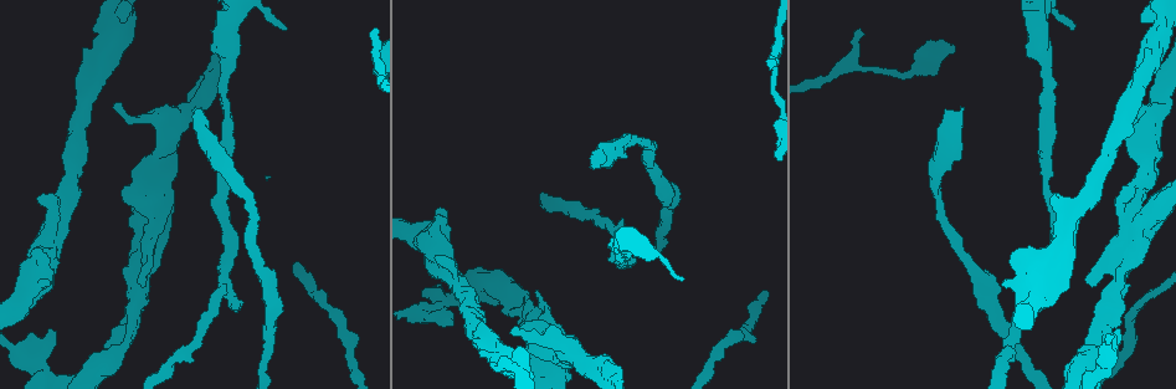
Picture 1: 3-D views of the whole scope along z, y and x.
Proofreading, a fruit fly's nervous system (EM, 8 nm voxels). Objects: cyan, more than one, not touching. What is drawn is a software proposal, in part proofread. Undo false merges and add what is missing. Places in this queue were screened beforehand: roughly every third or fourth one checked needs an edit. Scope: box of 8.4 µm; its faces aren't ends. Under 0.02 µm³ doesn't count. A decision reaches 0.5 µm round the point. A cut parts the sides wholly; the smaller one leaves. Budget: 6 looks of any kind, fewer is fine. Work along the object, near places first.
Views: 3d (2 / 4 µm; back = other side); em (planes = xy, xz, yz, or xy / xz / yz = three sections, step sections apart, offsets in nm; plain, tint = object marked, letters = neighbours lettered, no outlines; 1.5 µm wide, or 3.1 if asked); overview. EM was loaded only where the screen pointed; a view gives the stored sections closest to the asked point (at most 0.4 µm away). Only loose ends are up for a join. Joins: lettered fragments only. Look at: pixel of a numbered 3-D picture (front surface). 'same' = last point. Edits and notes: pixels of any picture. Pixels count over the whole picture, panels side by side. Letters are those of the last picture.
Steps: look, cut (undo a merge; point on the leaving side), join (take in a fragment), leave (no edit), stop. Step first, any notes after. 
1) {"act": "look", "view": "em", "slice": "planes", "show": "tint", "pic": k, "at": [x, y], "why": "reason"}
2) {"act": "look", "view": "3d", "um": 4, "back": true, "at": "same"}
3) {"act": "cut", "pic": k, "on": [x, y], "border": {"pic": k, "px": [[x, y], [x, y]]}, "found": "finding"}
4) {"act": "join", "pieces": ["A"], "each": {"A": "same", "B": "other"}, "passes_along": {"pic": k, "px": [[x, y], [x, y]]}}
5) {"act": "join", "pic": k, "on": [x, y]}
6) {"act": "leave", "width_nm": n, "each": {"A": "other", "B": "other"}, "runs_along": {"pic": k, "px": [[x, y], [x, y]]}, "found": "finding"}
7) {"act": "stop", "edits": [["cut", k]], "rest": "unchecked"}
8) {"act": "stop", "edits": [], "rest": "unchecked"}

{"act": "look", "view": "3d", "um": 4, "back": true, "pic": 1, "at": [442, 210], "why": "thick end"}

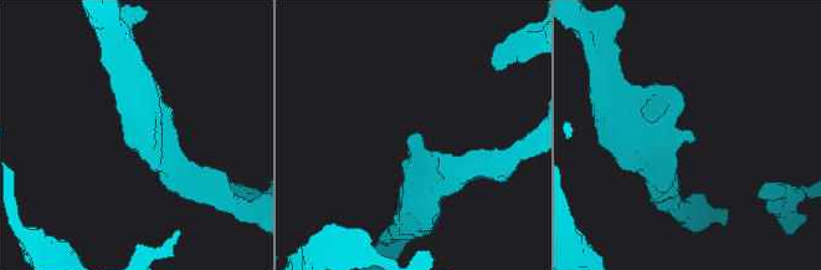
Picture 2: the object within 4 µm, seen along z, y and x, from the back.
{"act": "look", "view": "em", "slice": "xy", "step": 4, "show": "tint", "pic": 2, "at": [413, 134]}

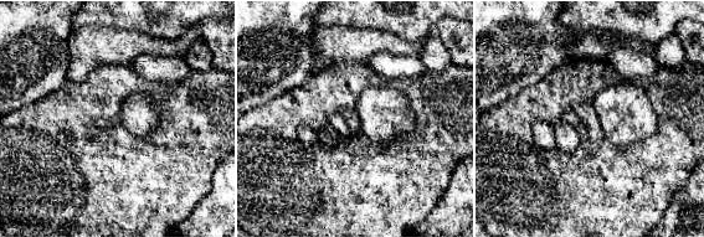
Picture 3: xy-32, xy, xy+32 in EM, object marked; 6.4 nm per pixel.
{"act": "look", "view": "em", "slice": "planes", "show": "letters", "at": "same", "why": "another direction"}

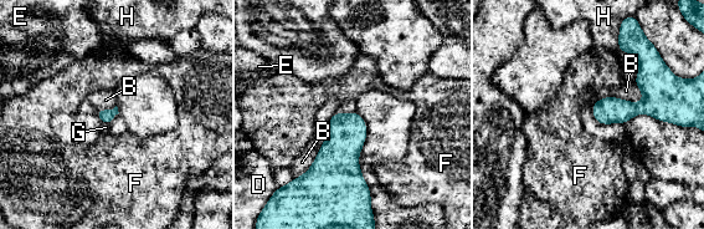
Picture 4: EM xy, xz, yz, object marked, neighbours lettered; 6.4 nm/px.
{"act": "leave", "each": {"B": "other", "D": "other", "E": "other", "F": "other", "G": "other", "H": "other"}, "border": {"pic": 4, "px": [[643, 93], [591, 108]]}, "found": "none of them fits"}

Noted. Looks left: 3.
{"act": "look", "view": "em", "slice": "planes", "show": "plain", "pic": 1, "at": [434, 257]}

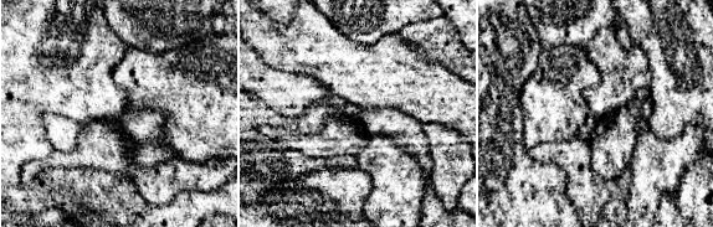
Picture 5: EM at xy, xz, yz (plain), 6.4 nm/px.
{"act": "look", "view": "em", "slice": "planes", "show": "letters", "at": "same"}

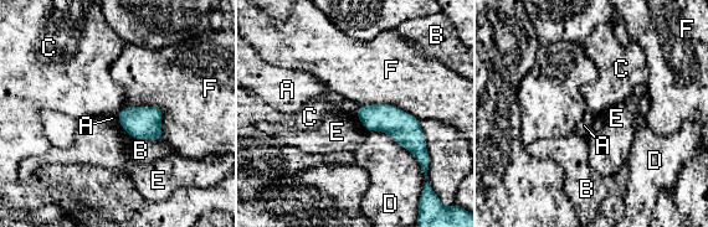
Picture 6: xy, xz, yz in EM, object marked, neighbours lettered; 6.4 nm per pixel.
{"act": "leave", "each": {"A": "other", "B": "other", "C": "other", "D": "other", "E": "other", "F": "other"}, "border": {"pic": 6, "px": [[123, 107], [118, 112]]}, "found": "no lettered fragment goes on from it"}

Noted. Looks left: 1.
{"act": "stop", "edits": [], "rest": "unchecked"}

